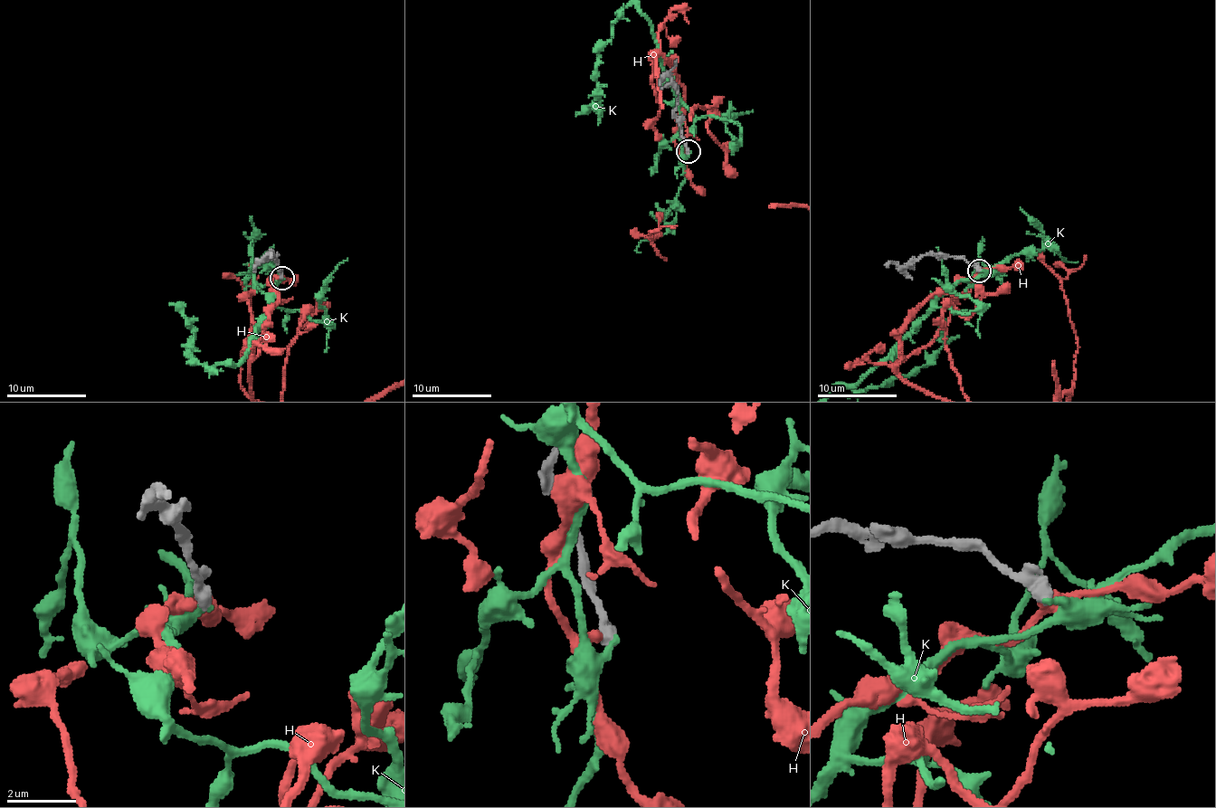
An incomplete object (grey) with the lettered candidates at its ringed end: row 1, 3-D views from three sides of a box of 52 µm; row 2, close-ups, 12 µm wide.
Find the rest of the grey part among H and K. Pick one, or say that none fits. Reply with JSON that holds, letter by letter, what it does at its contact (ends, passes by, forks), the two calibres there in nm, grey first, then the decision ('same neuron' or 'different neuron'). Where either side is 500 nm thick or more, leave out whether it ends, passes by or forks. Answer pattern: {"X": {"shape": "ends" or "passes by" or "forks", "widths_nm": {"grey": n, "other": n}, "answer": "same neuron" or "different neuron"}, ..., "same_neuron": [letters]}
{"H": {"shape": "passes by", "widths_nm": {"grey": 440, "other": 300}, "answer": "different neuron"}, "K": {"shape": "ends", "widths_nm": {"grey": 400, "other": 360}, "answer": "different neuron"}, "same_neuron": []}

